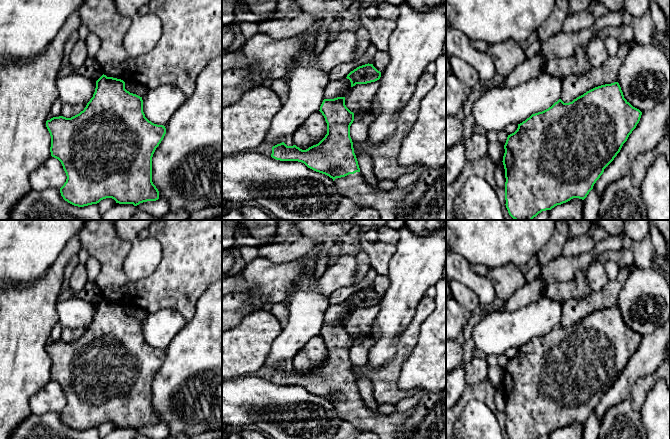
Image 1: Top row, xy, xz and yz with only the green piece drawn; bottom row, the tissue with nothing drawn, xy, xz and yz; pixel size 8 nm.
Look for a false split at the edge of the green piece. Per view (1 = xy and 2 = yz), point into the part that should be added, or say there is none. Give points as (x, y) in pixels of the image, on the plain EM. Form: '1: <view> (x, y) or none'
1: none
2: none

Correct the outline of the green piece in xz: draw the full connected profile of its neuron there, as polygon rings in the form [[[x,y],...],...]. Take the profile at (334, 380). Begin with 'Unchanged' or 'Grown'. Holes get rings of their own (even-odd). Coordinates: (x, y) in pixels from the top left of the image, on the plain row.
Grown. [[[345,321],[324,323],[319,334],[327,347],[327,358],[316,369],[302,374],[284,366],[272,371],[271,381],[280,385],[298,385],[308,392],[333,403],[339,418],[362,431],[376,433],[380,439],[396,439],[403,422],[415,411],[412,409],[383,415],[369,410],[362,398],[353,366],[350,350],[354,337],[345,329]]]

